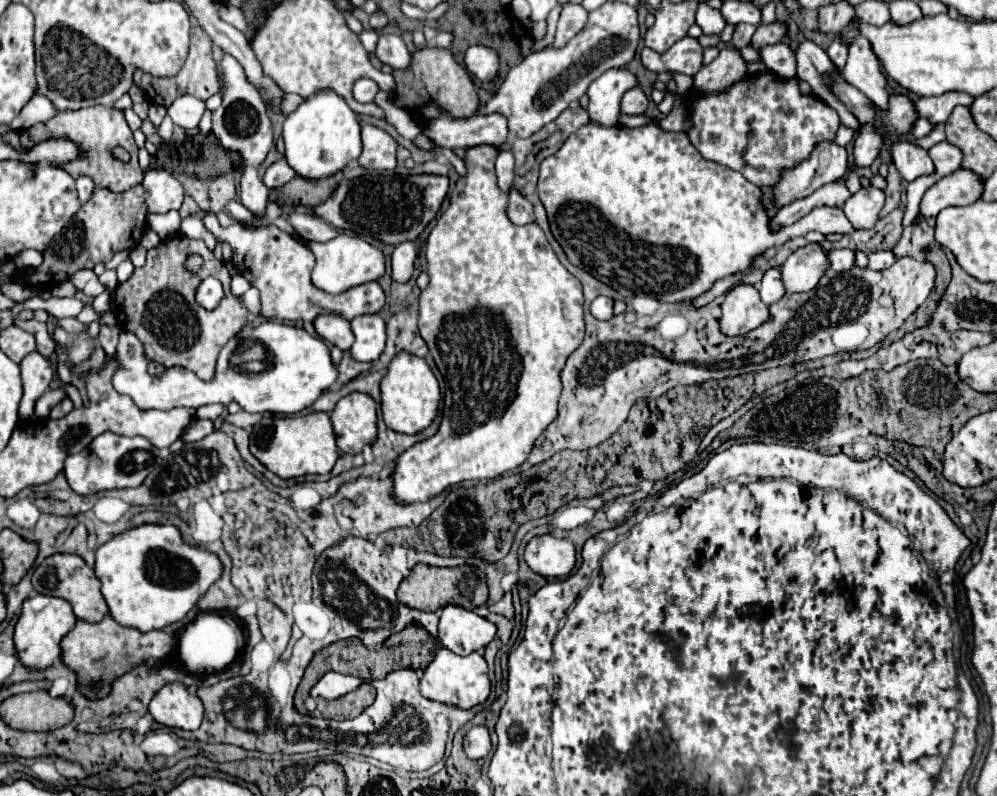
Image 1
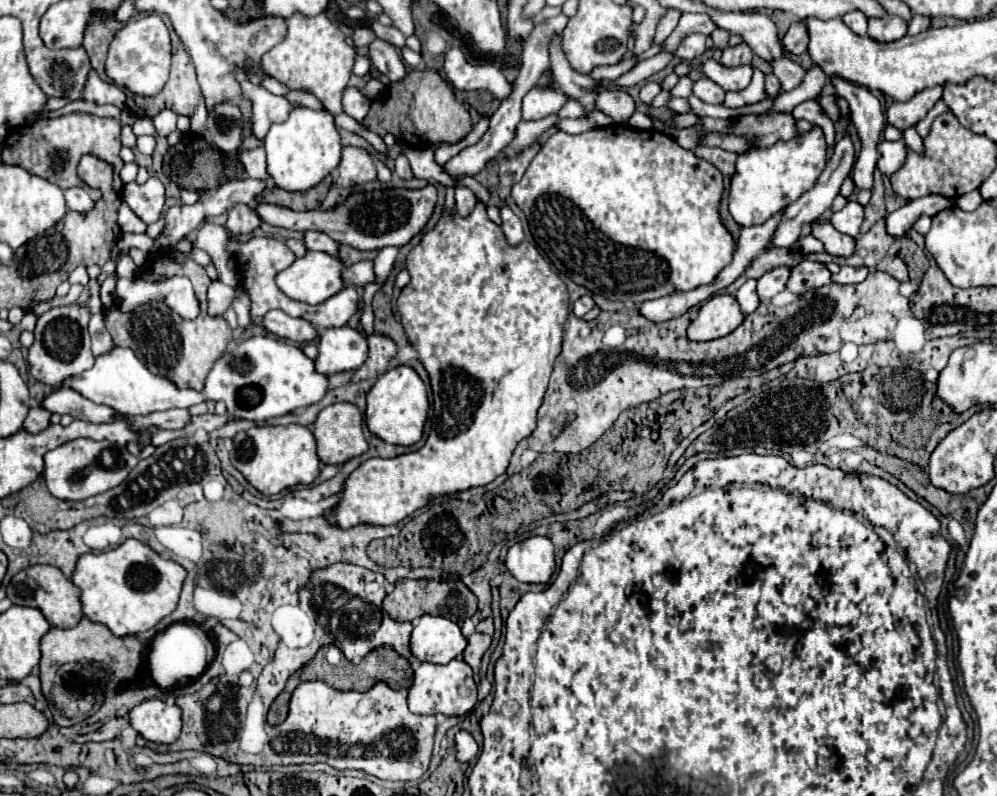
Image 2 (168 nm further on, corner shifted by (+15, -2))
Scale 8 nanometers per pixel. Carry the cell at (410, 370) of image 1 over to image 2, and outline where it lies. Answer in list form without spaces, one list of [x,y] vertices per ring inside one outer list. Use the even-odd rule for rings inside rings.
[[[395,367],[389,373],[381,375],[377,383],[367,393],[367,411],[365,411],[365,423],[373,435],[379,439],[393,443],[393,445],[415,445],[421,435],[429,413],[429,399],[427,389],[421,377],[411,367]]]

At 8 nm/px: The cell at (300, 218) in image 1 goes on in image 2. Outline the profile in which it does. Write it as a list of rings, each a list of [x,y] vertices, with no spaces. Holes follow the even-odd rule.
[[[307,231],[303,241],[305,241],[305,245],[307,245],[309,251],[323,251],[323,253],[333,255],[333,257],[339,255],[339,243],[333,241],[331,237],[327,237],[325,233],[319,233],[319,231]]]

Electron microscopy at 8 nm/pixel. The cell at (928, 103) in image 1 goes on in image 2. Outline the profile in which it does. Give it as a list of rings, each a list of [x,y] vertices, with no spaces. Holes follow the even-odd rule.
[[[927,87],[925,91],[919,91],[917,95],[913,95],[913,99],[905,103],[893,103],[887,109],[887,123],[897,129],[917,125],[917,121],[921,121],[927,115],[927,111],[935,105],[935,101],[941,99],[941,93],[943,87]]]

